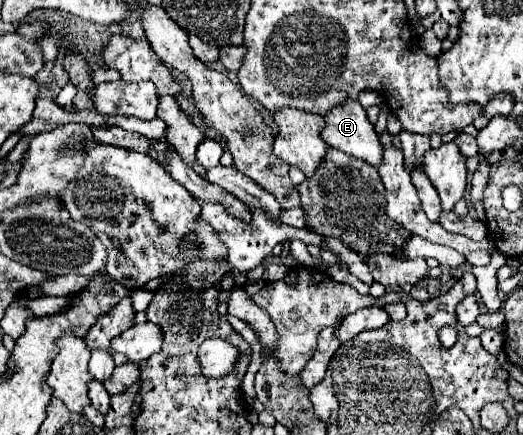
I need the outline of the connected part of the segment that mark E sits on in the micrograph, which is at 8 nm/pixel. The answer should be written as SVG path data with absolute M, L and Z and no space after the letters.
M348 99L344 105L334 107L326 115L322 139L330 147L342 149L346 155L360 157L372 167L380 167L382 163L384 147L374 131L374 125L368 121L368 115L358 101Z

